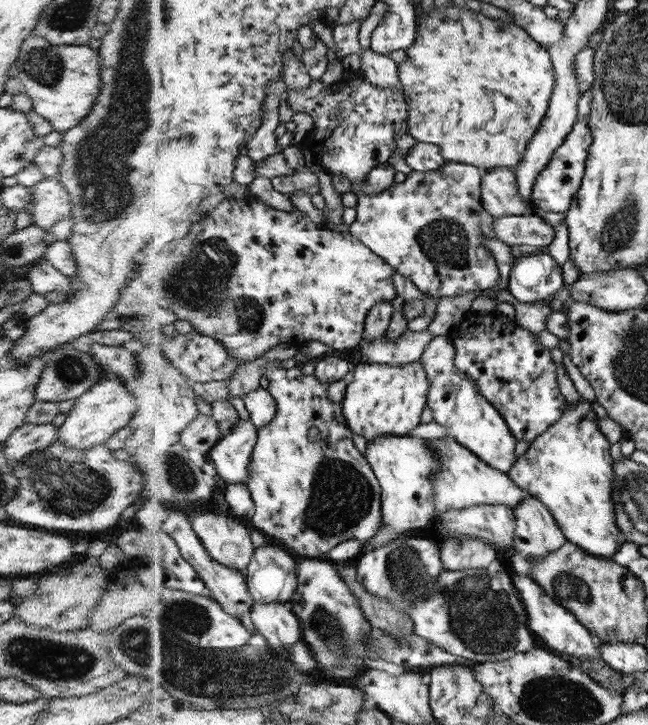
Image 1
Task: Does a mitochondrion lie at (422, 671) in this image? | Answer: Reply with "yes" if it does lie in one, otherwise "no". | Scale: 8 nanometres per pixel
no

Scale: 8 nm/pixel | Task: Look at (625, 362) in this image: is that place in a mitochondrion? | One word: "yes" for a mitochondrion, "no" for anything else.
yes

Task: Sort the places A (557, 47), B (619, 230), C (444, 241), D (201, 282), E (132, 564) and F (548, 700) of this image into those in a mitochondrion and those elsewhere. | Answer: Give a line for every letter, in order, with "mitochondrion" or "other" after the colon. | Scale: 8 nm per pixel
A: other
B: mitochondrion
C: mitochondrion
D: mitochondrion
E: other
F: mitochondrion

